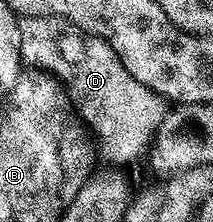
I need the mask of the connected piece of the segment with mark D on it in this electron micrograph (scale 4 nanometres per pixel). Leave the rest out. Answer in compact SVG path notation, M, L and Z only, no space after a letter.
M23 18L19 23L19 31L24 63L34 64L38 69L58 79L66 90L68 99L77 107L78 117L86 123L90 133L97 139L98 153L107 164L115 168L122 167L122 162L133 161L143 149L144 153L154 143L157 135L164 129L164 99L137 80L133 80L133 76L125 72L121 60L117 60L113 48L109 48L107 42L102 38L92 38L84 34L64 18Z

